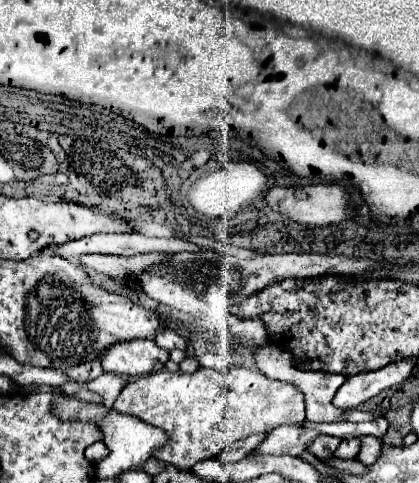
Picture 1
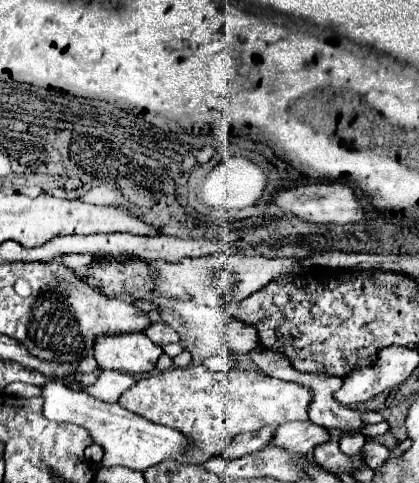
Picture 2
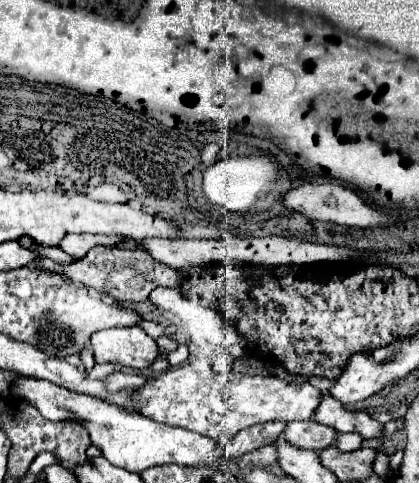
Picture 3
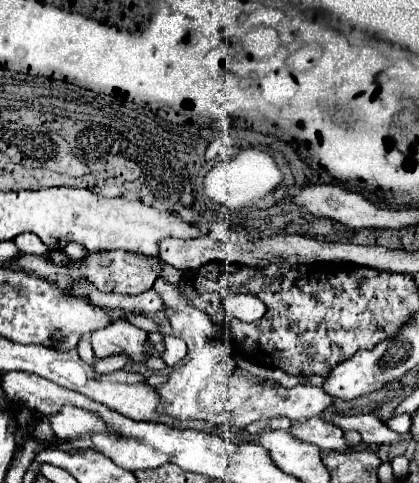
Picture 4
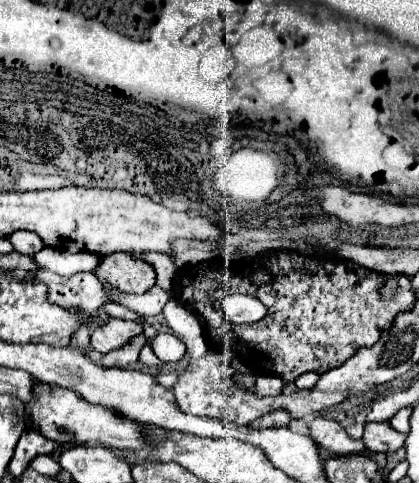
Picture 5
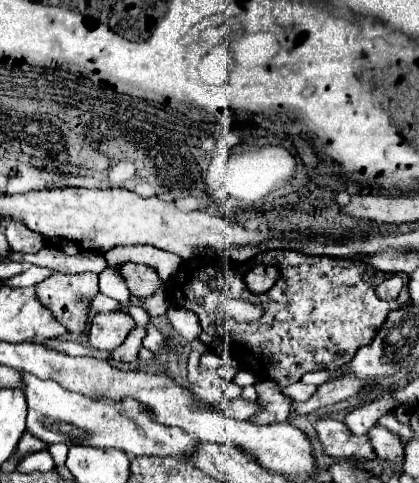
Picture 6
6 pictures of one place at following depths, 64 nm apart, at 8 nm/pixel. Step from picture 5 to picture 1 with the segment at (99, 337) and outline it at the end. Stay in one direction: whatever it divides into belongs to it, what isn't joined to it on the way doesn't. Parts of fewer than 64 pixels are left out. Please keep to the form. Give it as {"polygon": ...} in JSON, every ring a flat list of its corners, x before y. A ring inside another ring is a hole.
{"polygon":[[134,338,108,346,100,364,106,372,116,372,122,376,142,376,162,370,162,364,168,360,168,352,158,348,154,340]]}

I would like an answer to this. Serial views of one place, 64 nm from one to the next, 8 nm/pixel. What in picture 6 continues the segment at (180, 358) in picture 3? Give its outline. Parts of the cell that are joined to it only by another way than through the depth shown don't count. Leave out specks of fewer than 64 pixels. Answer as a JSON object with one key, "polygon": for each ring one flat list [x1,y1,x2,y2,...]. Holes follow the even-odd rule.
{"polygon":[[148,322,148,326,146,326,146,338,142,340,142,346,152,350,154,354,170,352,170,346,166,344,166,338,156,330,156,326,152,322]]}

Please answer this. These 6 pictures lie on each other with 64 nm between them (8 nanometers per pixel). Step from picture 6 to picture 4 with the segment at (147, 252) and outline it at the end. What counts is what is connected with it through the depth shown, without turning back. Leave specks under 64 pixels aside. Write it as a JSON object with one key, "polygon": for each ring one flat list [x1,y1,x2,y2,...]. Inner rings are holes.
{"polygon":[[160,278,160,280,156,282,154,290,160,292,166,308,176,308,176,310,184,310,184,308,186,308,186,302,184,302,182,294,178,292,178,288,172,286,172,284,168,284,164,278]]}

